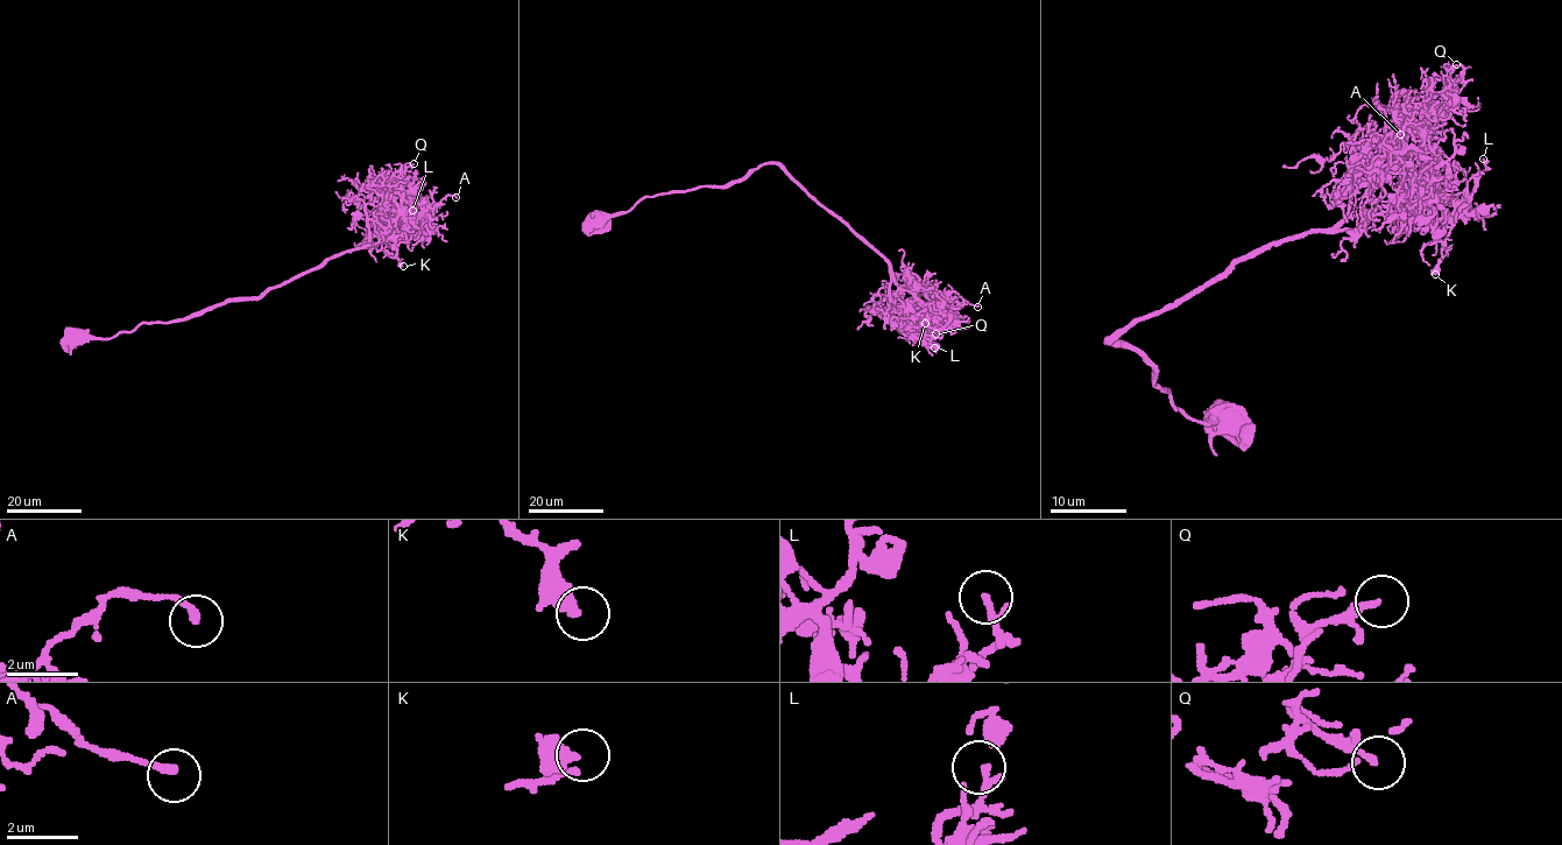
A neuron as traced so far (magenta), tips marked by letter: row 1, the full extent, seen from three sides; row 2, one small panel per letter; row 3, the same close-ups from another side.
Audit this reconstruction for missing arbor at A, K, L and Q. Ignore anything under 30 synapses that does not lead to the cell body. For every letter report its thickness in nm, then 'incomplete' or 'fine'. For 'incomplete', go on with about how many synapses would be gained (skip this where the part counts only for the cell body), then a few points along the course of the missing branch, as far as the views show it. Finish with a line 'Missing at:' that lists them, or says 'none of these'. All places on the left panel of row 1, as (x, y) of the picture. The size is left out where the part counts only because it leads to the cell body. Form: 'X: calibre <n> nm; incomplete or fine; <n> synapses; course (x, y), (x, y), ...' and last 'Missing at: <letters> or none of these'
A: calibre 200 nm; fine
K: calibre 440 nm; fine
L: calibre 130 nm; fine
Q: calibre 170 nm; fine
Missing at: none of these

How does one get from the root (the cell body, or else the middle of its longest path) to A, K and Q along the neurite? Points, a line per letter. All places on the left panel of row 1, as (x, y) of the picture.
A: (75, 336), (112, 338), (142, 323), (260, 297), (336, 254), (394, 239), (416, 213), (456, 197)
K: (75, 336), (112, 338), (142, 323), (260, 297), (365, 246), (367, 231), (367, 244), (383, 239), (403, 266)
Q: (75, 336), (112, 338), (142, 323), (260, 297), (365, 246), (379, 203), (408, 185), (398, 176), (414, 163)

